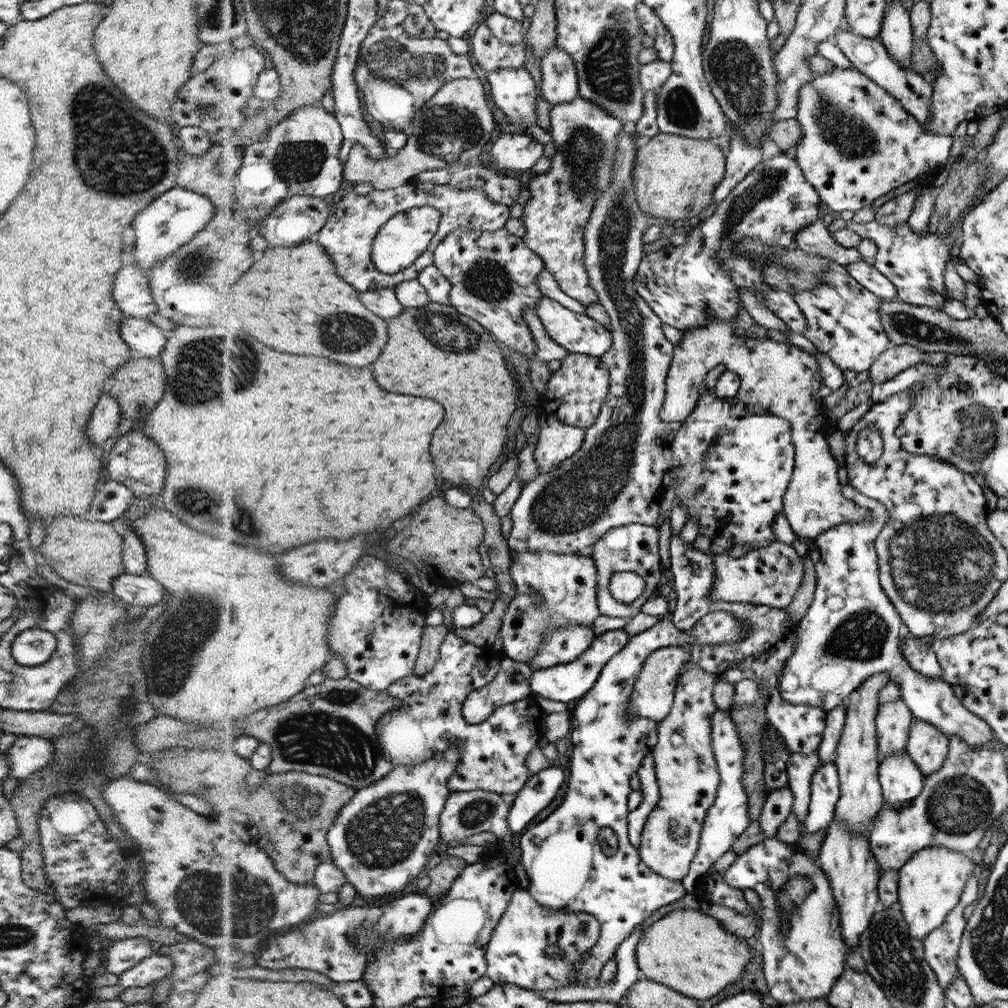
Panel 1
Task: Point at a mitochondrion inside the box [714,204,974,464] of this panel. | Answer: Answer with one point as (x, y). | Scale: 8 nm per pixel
(906, 324)

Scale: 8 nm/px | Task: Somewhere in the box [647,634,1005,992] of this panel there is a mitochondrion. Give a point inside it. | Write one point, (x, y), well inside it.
(961, 805)

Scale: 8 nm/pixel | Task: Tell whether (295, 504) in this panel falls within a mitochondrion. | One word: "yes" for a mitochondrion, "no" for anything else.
no

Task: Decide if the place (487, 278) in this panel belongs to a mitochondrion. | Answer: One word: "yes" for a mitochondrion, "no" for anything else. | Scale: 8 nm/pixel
yes

